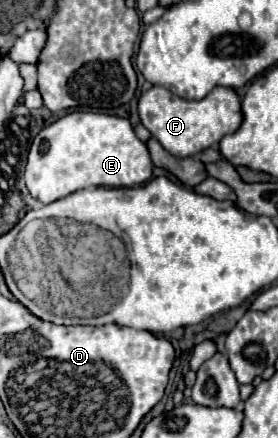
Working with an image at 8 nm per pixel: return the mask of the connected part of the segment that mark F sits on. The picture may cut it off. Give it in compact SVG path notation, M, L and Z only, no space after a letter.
M152 86L138 100L138 114L152 136L174 156L194 156L220 142L222 136L238 130L242 122L240 98L232 88L216 86L202 100L184 100L164 86Z

